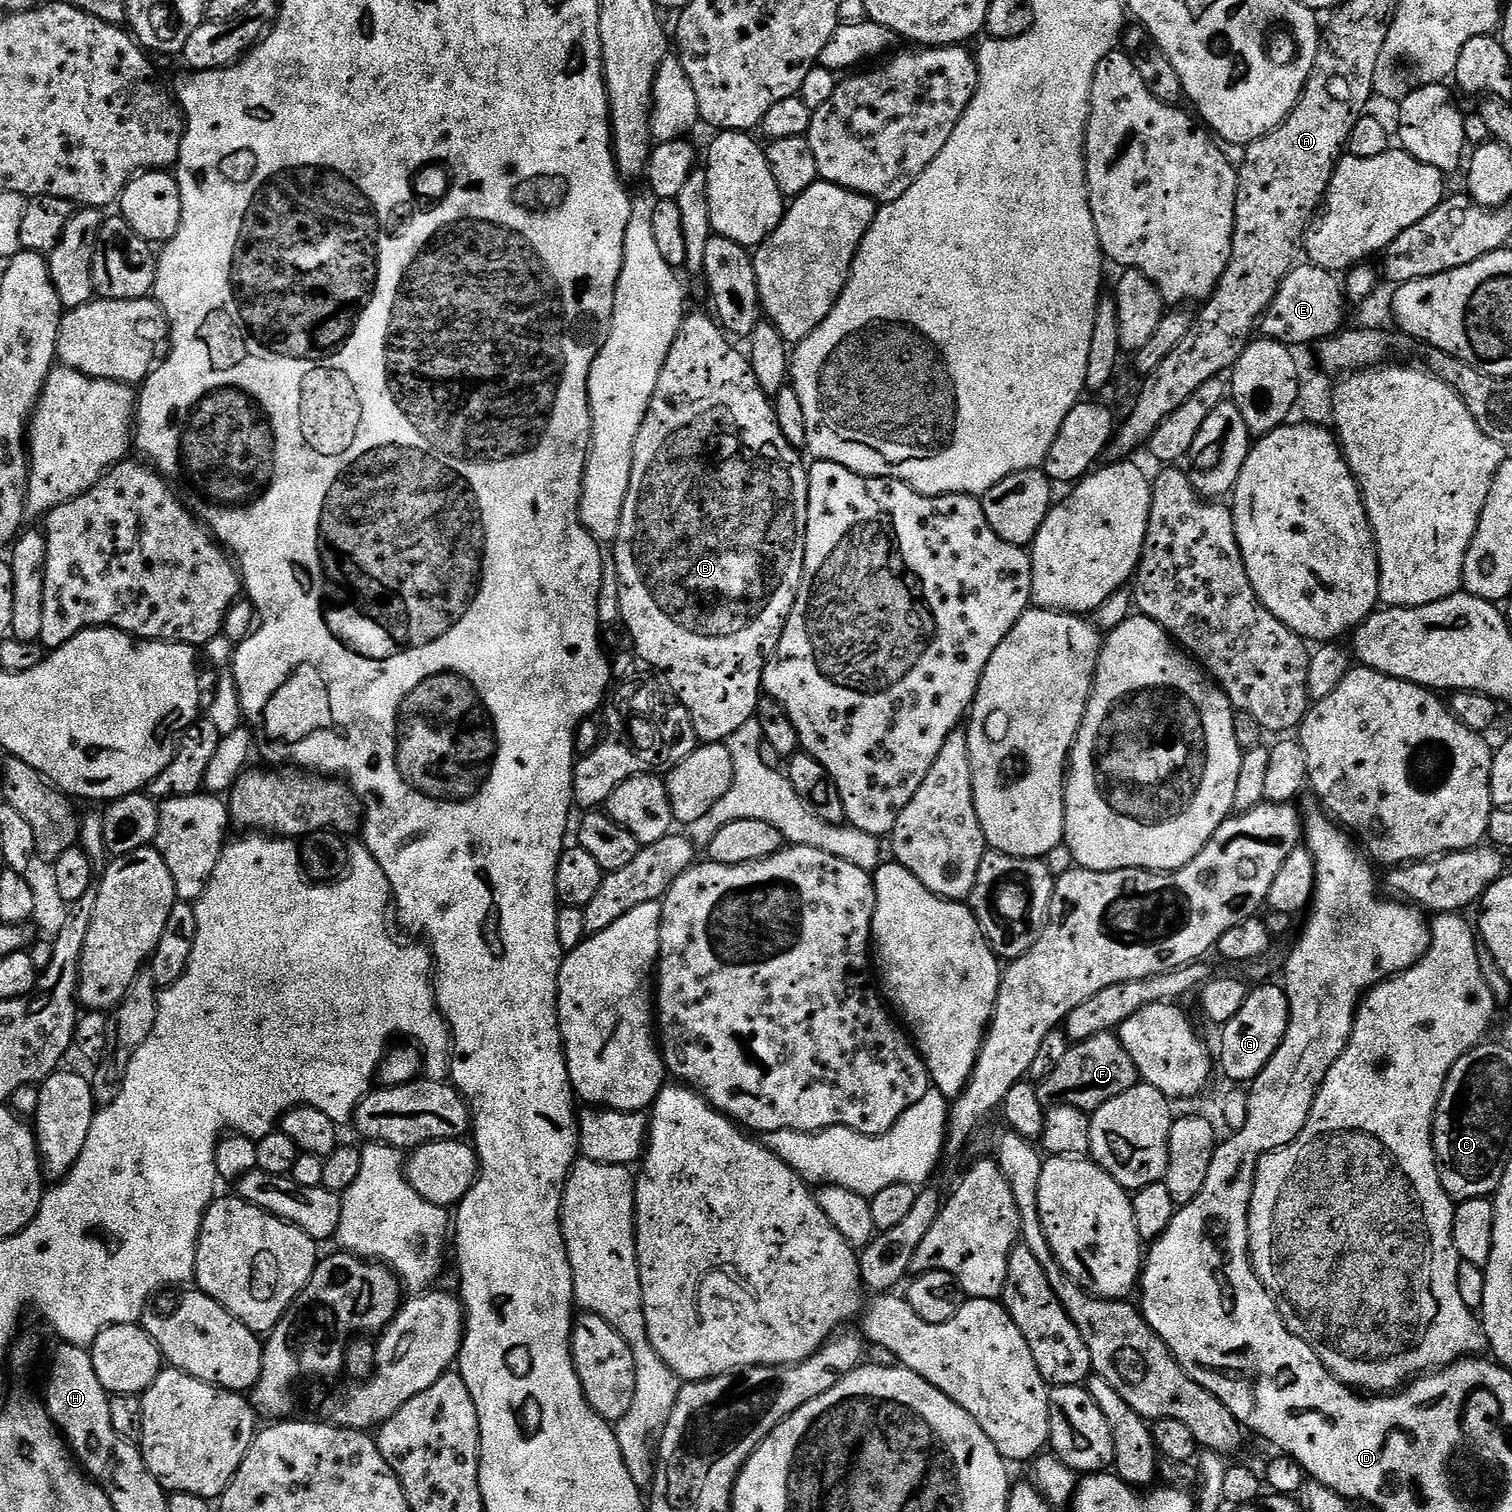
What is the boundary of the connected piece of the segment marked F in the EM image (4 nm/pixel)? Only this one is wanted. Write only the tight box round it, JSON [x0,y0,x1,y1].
[1036,1032,1138,1114]

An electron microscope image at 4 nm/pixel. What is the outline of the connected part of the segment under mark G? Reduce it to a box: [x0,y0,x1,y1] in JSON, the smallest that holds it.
[1218,983,1288,1086]

